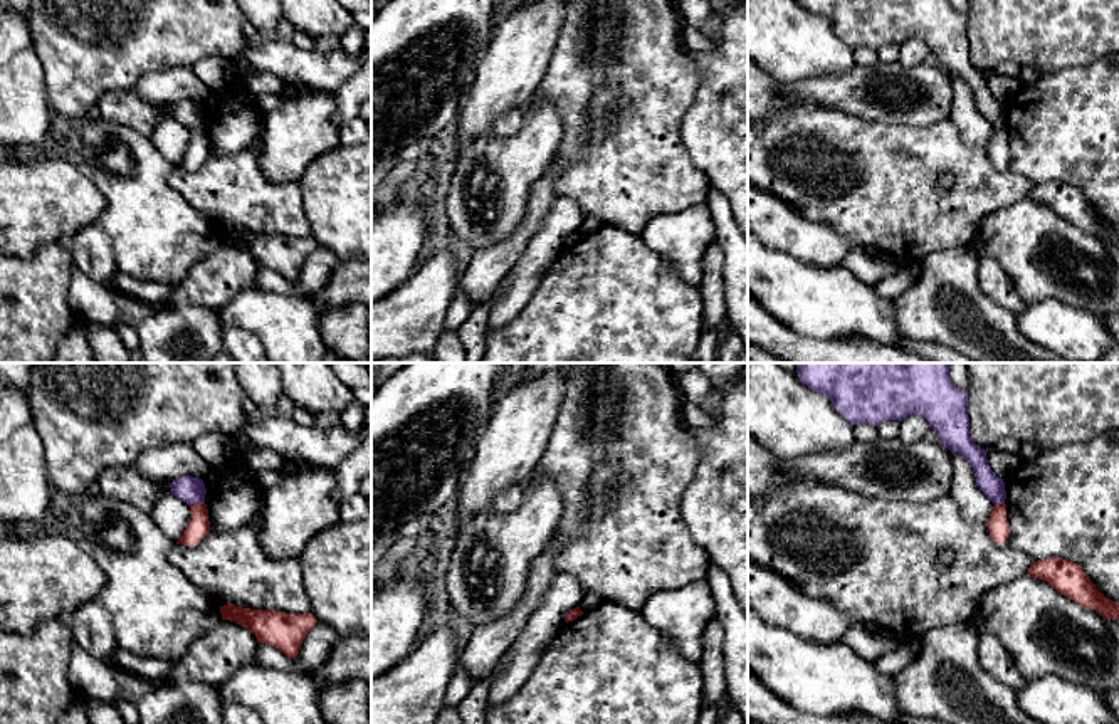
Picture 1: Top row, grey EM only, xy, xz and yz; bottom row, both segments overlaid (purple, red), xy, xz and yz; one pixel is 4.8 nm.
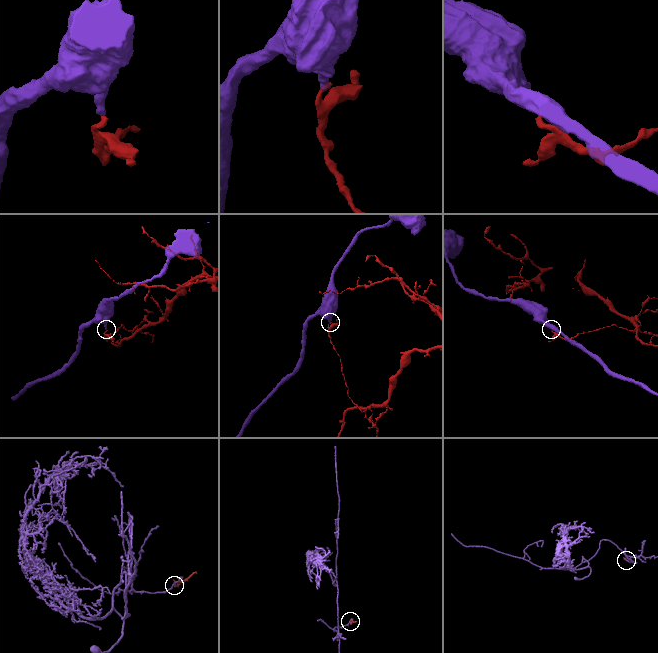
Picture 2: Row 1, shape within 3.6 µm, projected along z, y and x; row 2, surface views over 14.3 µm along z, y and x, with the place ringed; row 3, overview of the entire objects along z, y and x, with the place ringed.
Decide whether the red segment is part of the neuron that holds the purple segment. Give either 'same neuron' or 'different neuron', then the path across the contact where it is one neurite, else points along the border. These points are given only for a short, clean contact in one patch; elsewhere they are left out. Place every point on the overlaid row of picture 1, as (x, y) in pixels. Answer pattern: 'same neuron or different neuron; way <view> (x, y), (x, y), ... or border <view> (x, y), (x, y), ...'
different neuron; border xy (204, 501), (190, 506)

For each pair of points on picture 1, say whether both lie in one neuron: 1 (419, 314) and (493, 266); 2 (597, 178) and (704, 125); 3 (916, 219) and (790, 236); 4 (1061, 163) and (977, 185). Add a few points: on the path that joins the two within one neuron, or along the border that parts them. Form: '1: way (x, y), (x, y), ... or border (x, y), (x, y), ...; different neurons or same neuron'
1: border (462, 274), (459, 293); different neurons
2: border (693, 99), (681, 121), (681, 141), (703, 170); different neurons
3: border (797, 210), (810, 220), (829, 224), (851, 244); different neurons
4: border (1005, 165), (1034, 183); different neurons

